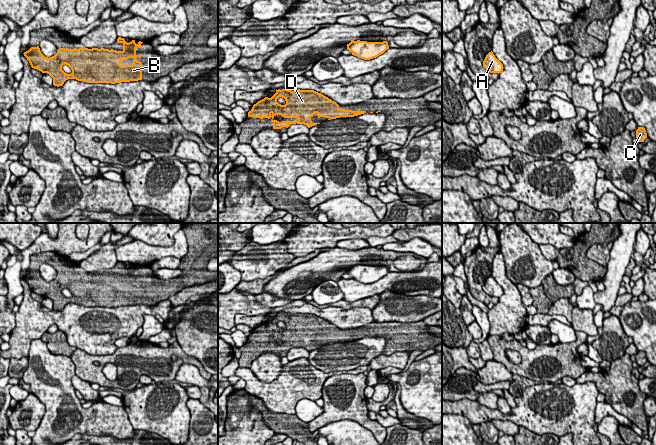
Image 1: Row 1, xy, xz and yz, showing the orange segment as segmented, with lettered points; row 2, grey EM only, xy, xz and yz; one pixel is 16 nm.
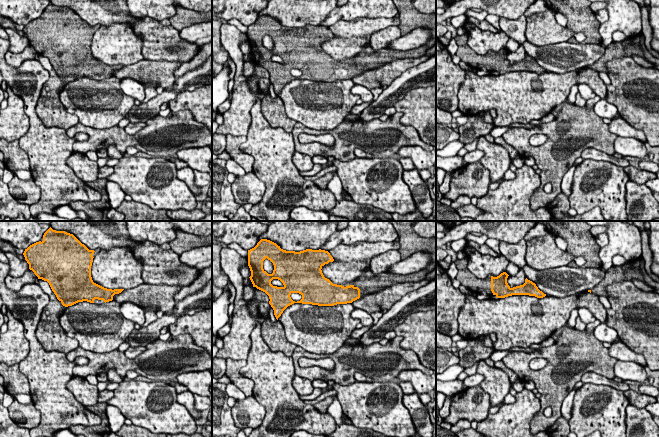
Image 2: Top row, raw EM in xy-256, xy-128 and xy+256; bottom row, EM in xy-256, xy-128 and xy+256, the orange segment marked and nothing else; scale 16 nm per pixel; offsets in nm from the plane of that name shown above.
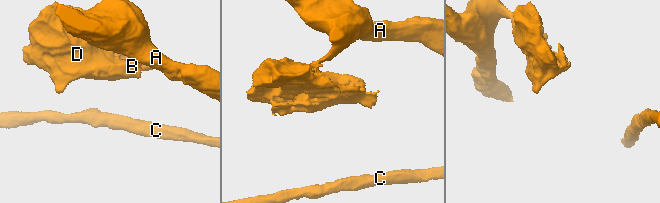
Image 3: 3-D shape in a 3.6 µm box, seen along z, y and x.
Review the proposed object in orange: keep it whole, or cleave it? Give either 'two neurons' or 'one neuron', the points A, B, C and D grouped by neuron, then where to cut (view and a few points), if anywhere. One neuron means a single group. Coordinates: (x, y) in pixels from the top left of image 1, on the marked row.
one neuron | A B C D | no cut

